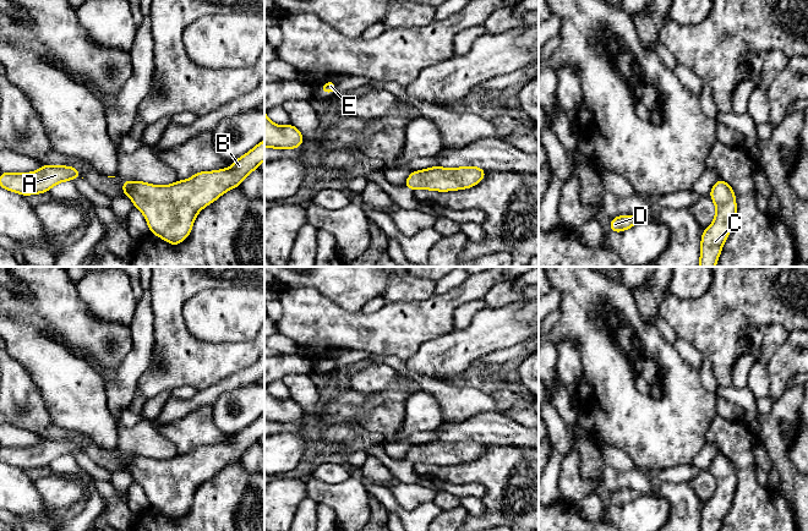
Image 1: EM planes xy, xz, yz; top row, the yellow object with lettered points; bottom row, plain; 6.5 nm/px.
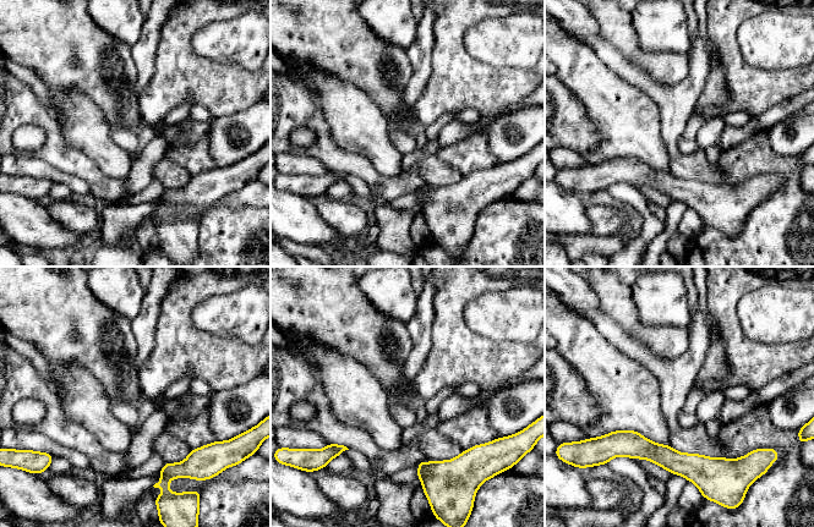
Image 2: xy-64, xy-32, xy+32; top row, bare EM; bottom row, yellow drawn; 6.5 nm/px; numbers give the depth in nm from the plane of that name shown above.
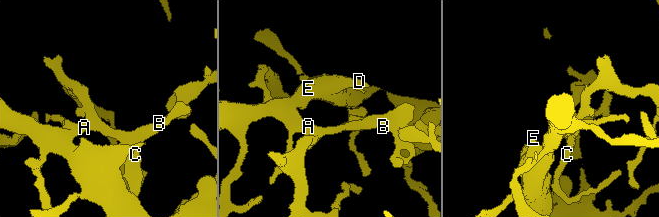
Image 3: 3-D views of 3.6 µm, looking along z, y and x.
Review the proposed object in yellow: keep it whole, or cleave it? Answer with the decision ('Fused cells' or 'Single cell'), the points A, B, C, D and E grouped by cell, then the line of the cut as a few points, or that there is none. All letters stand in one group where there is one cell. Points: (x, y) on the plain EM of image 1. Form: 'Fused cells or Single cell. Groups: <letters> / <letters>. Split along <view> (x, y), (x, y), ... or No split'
Single cell. Groups: A B C D E. No split

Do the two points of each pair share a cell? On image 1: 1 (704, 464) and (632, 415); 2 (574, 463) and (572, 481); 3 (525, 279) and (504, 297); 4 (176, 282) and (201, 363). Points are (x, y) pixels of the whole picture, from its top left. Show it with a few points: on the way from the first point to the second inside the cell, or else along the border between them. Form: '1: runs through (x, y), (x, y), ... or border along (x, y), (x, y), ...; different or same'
1: border along (704, 443), (692, 461); different
2: runs through (572, 467), (572, 476); same
3: runs through (520, 282), (509, 293); same
4: runs through (174, 302), (174, 329), (176, 337), (183, 343); same

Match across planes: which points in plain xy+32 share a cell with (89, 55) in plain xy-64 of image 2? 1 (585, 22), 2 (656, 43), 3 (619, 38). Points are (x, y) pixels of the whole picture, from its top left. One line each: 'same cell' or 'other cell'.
1: other cell
2: other cell
3: same cell

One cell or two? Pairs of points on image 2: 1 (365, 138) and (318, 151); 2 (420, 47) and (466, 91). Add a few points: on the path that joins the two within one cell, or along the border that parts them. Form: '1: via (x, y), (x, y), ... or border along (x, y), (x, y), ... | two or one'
1: border along (324, 120), (333, 141), (340, 148), (364, 158) | two
2: border along (433, 28), (432, 71), (426, 84) | two

